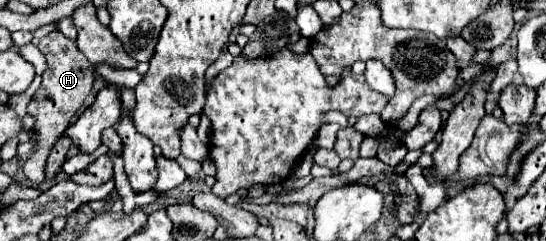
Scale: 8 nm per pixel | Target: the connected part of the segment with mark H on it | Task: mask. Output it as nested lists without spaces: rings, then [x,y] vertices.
[[[52,31],[50,35],[42,37],[38,43],[38,49],[44,53],[48,67],[42,73],[40,89],[32,95],[28,109],[26,109],[28,115],[34,117],[32,131],[36,133],[36,149],[32,151],[32,155],[26,159],[23,166],[26,179],[33,186],[39,186],[44,181],[46,161],[54,143],[60,139],[60,135],[70,125],[70,119],[82,107],[94,83],[94,69],[90,61],[78,51],[76,43],[72,43],[60,31]]]

